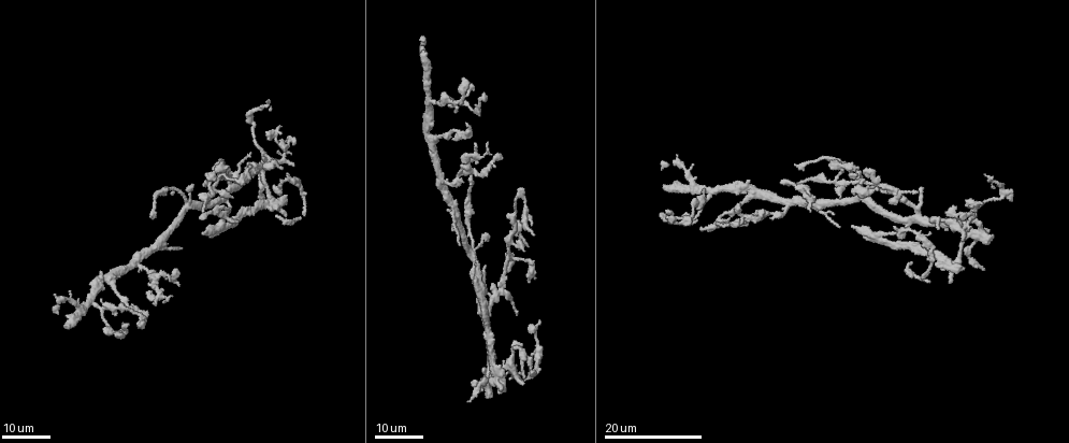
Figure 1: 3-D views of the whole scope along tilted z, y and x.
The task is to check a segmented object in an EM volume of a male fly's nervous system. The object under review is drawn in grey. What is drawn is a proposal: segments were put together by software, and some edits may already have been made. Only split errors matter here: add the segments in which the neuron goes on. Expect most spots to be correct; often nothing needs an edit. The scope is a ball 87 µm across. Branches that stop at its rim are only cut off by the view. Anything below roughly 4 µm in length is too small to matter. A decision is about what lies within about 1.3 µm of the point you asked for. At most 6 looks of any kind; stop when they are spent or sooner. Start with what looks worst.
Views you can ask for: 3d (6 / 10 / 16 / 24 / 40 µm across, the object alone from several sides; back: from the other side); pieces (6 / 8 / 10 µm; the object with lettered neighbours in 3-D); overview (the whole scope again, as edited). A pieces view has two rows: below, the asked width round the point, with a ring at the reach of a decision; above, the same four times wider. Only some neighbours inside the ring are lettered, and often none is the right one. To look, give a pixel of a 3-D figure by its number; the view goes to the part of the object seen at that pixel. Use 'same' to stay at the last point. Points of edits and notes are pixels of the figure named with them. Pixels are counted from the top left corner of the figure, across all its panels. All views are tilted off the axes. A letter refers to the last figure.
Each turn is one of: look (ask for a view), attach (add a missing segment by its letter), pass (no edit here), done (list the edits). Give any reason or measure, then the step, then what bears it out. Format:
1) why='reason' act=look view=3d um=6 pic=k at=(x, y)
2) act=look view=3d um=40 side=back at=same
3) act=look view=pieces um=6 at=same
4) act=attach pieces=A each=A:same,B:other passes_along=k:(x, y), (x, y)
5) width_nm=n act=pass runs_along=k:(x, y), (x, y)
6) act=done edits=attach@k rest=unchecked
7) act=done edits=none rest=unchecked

why='long arm stops here' act=look view=3d um=16 pic=1 at=(275, 216)

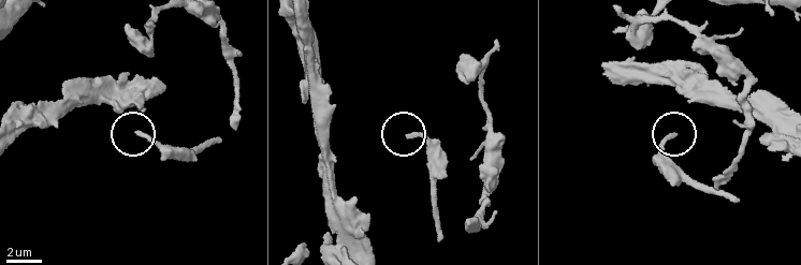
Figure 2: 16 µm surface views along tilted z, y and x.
why='what lies round it' act=look view=pieces um=8 pic=2 at=(408, 135)

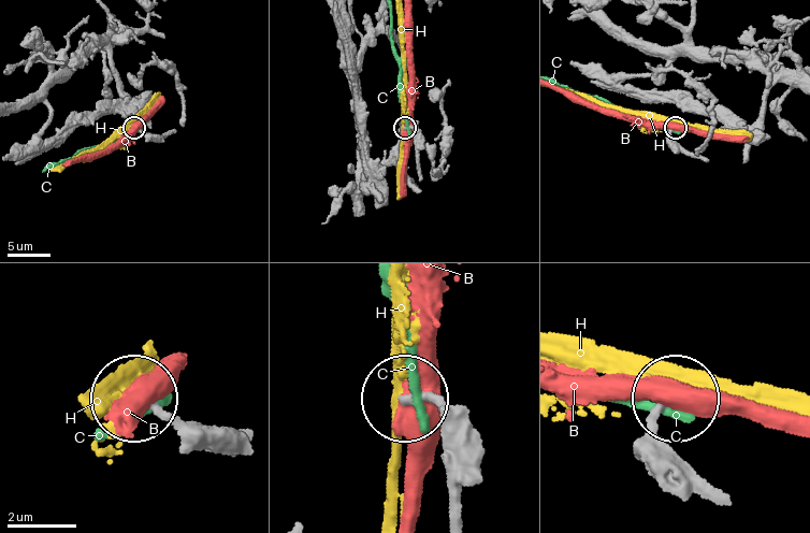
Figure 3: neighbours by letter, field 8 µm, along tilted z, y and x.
width_nm=230 act=pass each=B:other,C:other,H:other found='no lettered segment goes on from it'

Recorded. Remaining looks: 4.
act=look view=3d um=24 pic=1 at=(921, 188)

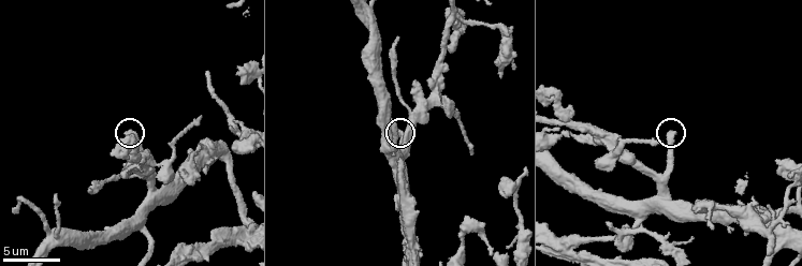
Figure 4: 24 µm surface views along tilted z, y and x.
why='see the neighbours' act=look view=pieces um=6 pic=4 at=(669, 130)

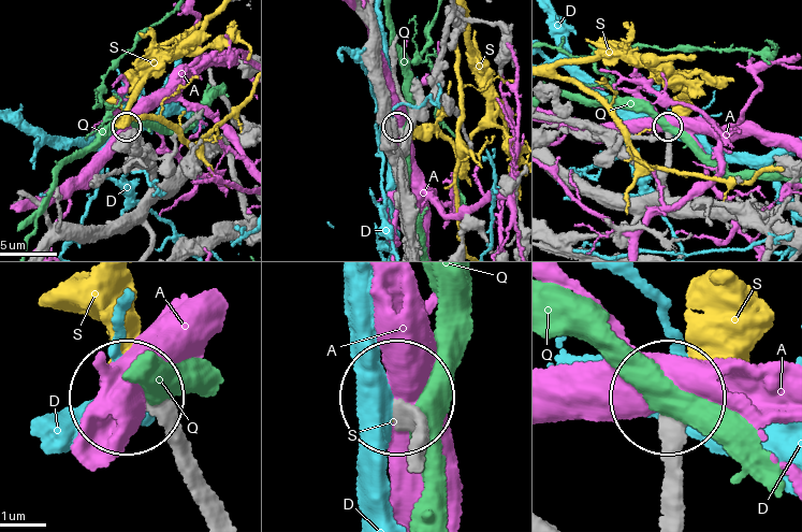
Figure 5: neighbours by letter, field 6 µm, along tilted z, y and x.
act=pass each=A:other,D:other,Q:other,S:other runs_along=5:(419, 453), (398, 407) found='no lettered segment goes on from it'

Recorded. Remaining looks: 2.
why='long arm stops here' act=look view=3d um=16 pic=1 at=(236, 219)

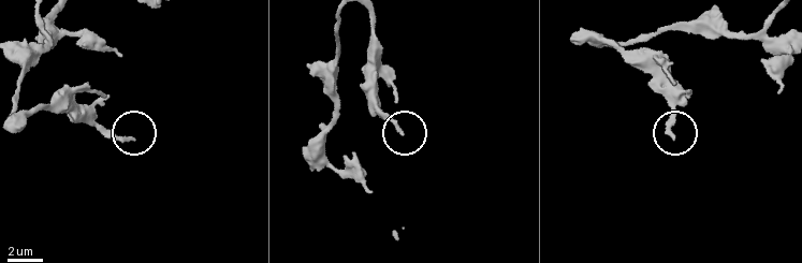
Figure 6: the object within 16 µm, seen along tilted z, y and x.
act=look view=pieces um=10 pic=6 at=(672, 135)

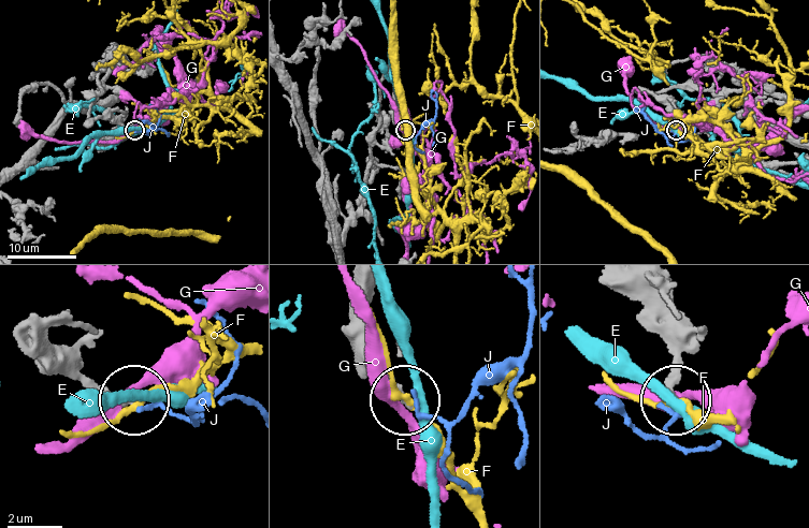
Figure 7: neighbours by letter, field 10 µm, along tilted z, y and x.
width_nm=190 act=pass each=E:other,F:other,G:other,J:other found='no lettered segment goes on from it'

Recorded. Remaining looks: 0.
act=done edits=none rest=unchecked

